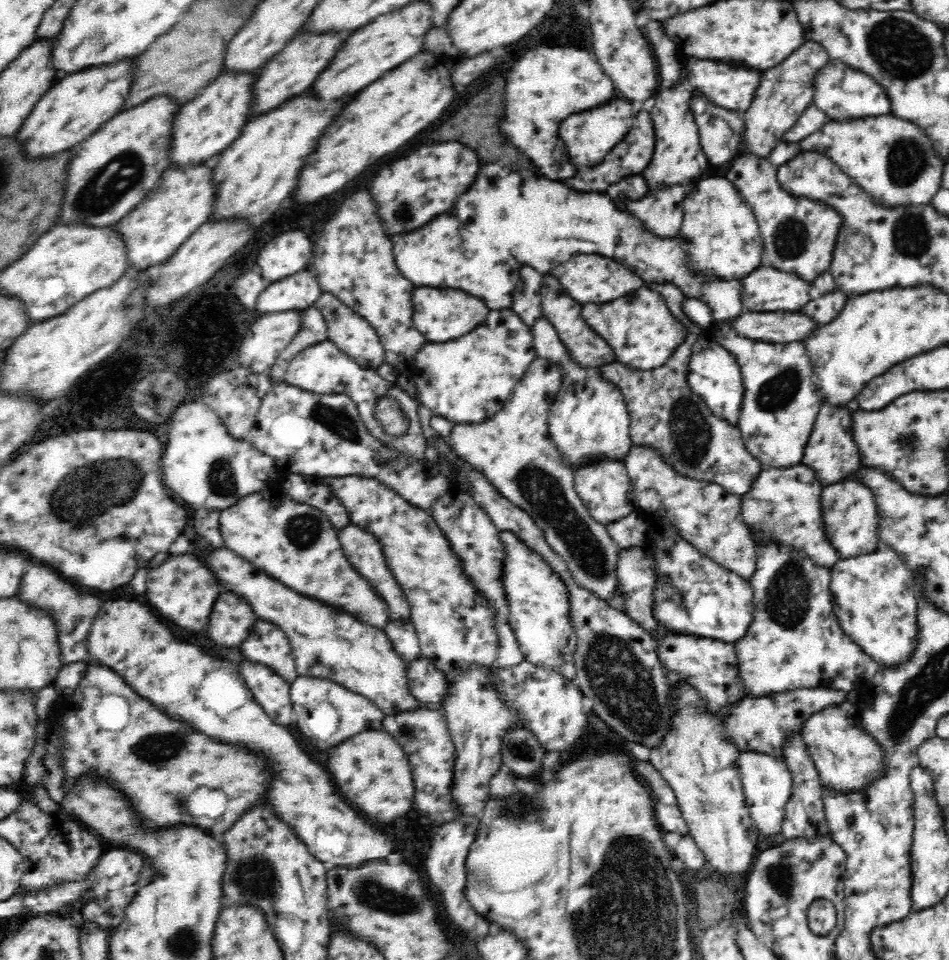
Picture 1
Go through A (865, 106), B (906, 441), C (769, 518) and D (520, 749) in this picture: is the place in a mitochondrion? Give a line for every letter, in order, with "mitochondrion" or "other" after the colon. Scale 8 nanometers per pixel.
A: other
B: mitochondrion
C: mitochondrion
D: mitochondrion

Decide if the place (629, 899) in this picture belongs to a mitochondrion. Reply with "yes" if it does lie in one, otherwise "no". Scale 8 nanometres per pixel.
yes

